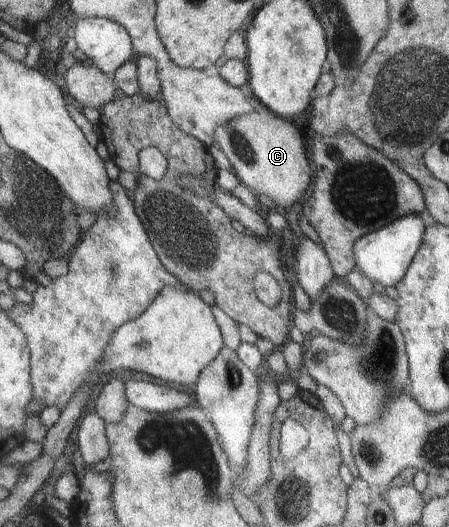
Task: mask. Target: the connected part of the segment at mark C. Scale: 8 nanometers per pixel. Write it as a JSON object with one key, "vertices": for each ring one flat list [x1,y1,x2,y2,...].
{"vertices":[[259,108,256,113,242,115,231,123,221,126,215,134,216,144,224,152,232,167,237,170,241,178,241,184,248,185,257,195,265,194,274,199,276,210,284,208,300,209,298,202,306,196,306,188,313,184,312,168,310,168,309,156,306,156,306,148,302,142,302,131,298,130,291,120,270,112,262,114]]}

